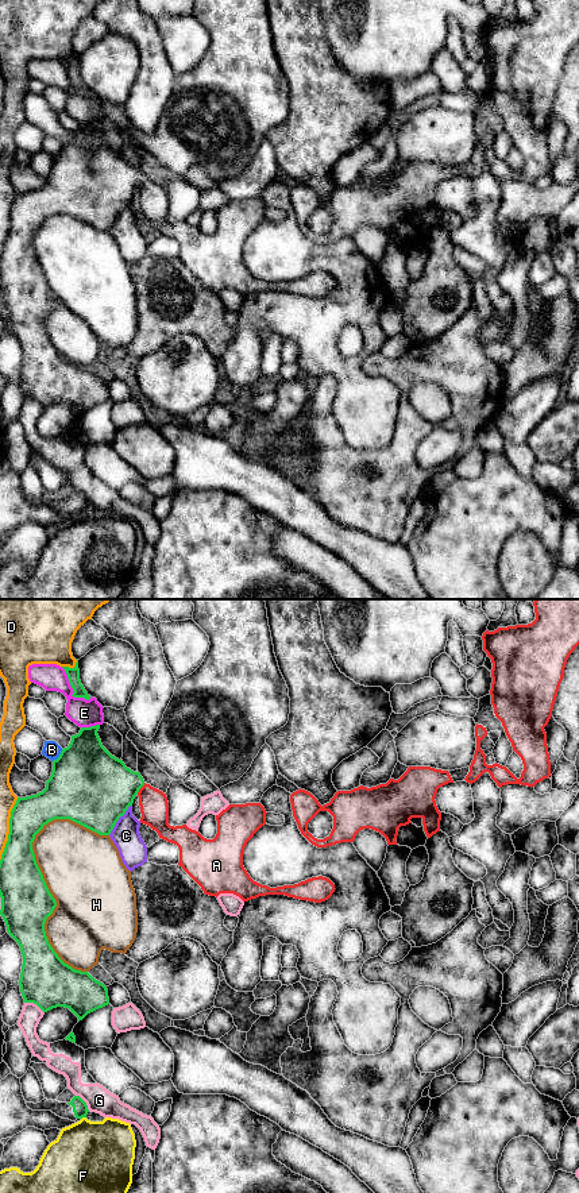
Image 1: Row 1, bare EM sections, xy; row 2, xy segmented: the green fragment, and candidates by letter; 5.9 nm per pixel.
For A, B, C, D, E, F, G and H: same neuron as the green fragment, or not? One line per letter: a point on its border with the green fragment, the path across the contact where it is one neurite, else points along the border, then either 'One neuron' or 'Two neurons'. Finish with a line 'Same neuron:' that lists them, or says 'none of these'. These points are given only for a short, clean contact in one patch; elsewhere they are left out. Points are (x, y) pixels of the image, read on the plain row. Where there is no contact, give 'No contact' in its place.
A: Touches green at xy (141, 182). Path across: xy (99, 184), (141, 182), (154, 201). One neuron
B: Touches green at xy (60, 151). Two neurons
C: Touches green at xy (118, 215). Boundary: xy (131, 200), (108, 230). Two neurons
D: Touches green at xy (10, 224). Two neurons
E: Touches green at xy (72, 82). Boundary: xy (61, 62), (73, 91), (88, 96). Two neurons
F: Touches green at xy (83, 512). Boundary: xy (85, 512), (81, 514). Two neurons
G: Touches green at xy (34, 398). Two neurons
H: Touches green at xy (54, 296). Two neurons
Same neuron: A

